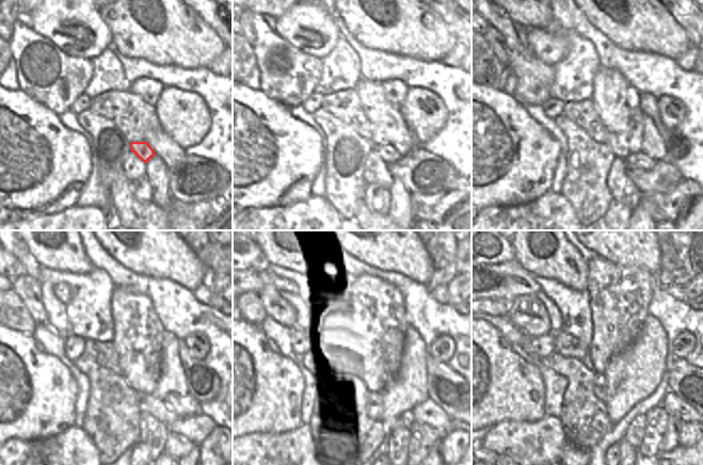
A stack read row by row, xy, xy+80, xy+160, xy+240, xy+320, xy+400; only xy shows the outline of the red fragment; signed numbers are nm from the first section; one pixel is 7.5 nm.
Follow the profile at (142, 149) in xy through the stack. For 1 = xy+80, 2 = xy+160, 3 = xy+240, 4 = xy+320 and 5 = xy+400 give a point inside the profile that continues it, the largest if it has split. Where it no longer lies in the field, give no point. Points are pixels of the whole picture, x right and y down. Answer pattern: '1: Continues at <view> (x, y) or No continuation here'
1: Continues at xy+80 (390, 156)
2: Continues at xy+160 (640, 160)
3: Continues at xy+240 (184, 405)
4: Continues at xy+320 (429, 412)
5: Continues at xy+400 (673, 405).

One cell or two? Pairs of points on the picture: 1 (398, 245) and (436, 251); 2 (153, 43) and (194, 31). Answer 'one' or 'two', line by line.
1: two
2: one

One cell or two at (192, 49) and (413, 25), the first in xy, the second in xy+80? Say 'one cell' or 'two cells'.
one cell

